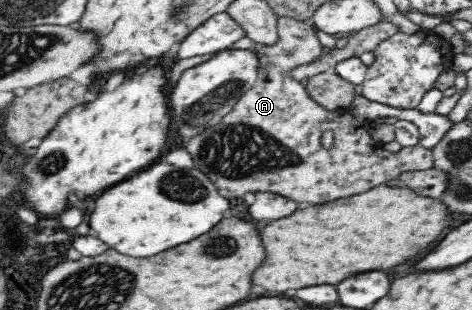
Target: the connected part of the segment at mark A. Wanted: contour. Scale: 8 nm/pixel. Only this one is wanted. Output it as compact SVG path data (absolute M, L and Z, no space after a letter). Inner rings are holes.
M278 17L277 22L279 38L275 44L267 46L255 43L252 46L260 62L255 86L245 92L217 124L203 128L189 140L179 139L179 147L189 152L193 158L193 168L201 170L217 188L229 190L233 198L243 198L243 194L247 192L275 192L295 202L325 204L337 198L361 194L391 180L399 180L402 172L424 171L434 167L432 149L418 143L415 146L401 147L399 152L389 152L383 148L383 143L378 143L371 137L369 126L372 122L358 121L350 112L350 107L329 110L313 100L306 86L295 80L290 72L298 66L317 60L325 54L327 48L321 45L317 28L312 21ZM325 131L334 134L334 143L329 150L321 145L321 136Z

